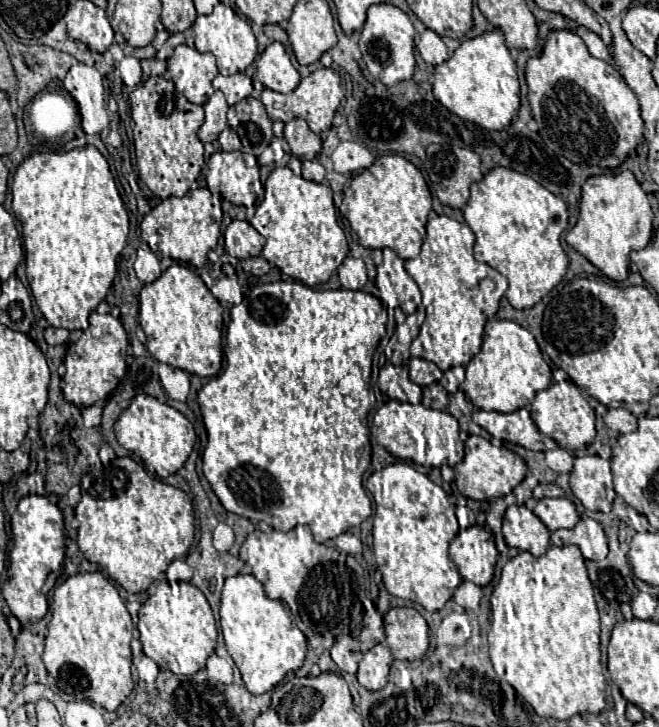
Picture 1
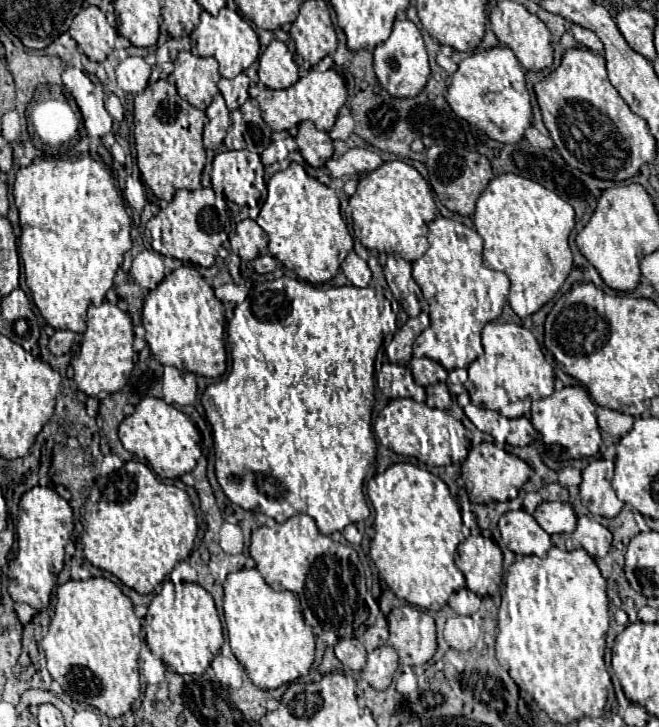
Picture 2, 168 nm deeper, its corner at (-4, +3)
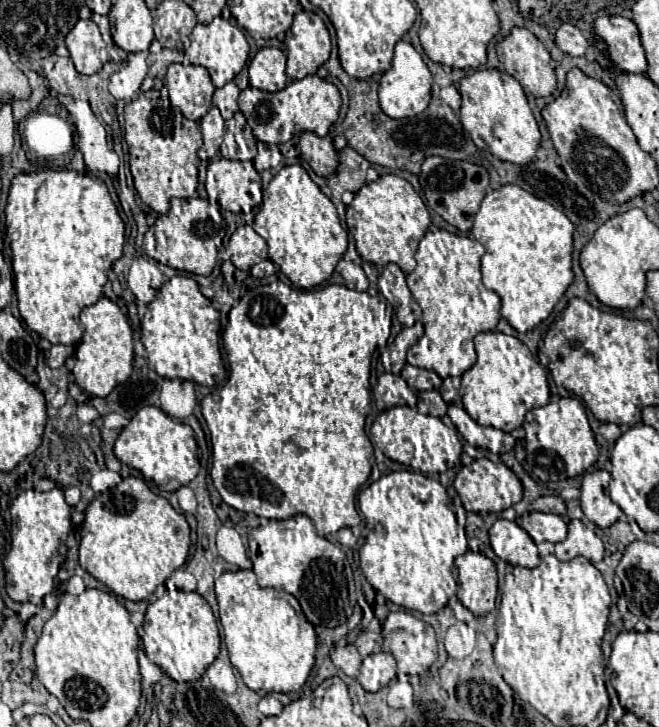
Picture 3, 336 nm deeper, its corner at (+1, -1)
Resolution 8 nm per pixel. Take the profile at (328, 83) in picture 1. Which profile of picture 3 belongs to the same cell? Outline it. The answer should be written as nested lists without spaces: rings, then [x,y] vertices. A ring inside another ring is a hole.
[[[306,76],[304,80],[290,82],[284,90],[268,94],[264,90],[248,86],[240,92],[238,106],[254,132],[254,138],[264,144],[286,144],[292,136],[300,132],[314,132],[318,136],[326,136],[330,126],[338,120],[340,110],[340,92],[328,80],[314,76]]]

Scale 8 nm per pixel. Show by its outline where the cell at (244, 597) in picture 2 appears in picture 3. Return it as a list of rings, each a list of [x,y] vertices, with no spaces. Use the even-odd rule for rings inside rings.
[[[254,570],[224,572],[216,580],[216,598],[220,604],[220,622],[224,628],[224,642],[232,660],[232,666],[240,672],[244,684],[250,690],[262,692],[298,692],[314,666],[316,632],[306,619],[299,602],[286,592],[276,588],[260,588]]]

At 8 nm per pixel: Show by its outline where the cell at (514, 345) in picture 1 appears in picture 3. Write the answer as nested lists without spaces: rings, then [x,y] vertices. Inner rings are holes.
[[[480,332],[474,338],[478,362],[461,376],[460,393],[464,410],[482,426],[512,432],[522,426],[526,412],[546,406],[550,400],[546,370],[534,360],[532,352],[514,336],[502,332]]]

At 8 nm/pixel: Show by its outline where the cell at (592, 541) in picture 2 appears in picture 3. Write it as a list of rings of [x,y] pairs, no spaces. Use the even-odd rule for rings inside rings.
[[[570,520],[568,522],[568,538],[564,542],[556,544],[554,556],[560,562],[568,562],[568,560],[572,560],[576,556],[584,556],[592,564],[596,564],[596,562],[600,562],[604,558],[604,544],[580,520]]]

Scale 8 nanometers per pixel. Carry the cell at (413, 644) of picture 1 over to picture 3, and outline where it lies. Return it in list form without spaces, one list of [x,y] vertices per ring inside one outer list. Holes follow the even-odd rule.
[[[404,610],[392,612],[386,618],[386,622],[382,624],[382,636],[384,636],[382,650],[390,652],[398,662],[398,670],[408,674],[408,676],[424,674],[438,658],[438,642],[436,642],[434,628],[430,624],[422,622],[420,618],[412,616],[410,612],[404,612]]]

